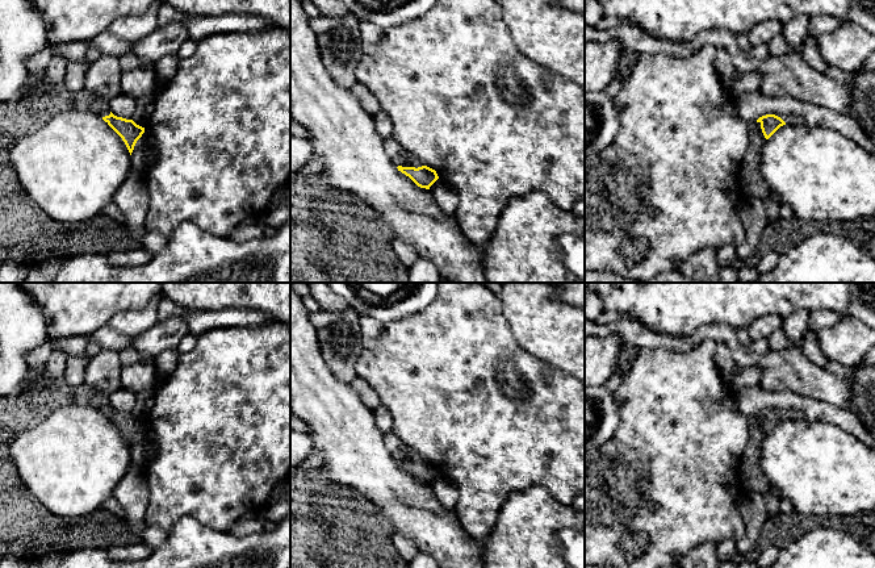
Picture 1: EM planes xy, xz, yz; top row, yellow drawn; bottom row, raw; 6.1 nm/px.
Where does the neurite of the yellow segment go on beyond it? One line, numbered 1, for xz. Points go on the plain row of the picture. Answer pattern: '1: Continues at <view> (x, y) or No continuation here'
1: Continues at xz (405, 454)

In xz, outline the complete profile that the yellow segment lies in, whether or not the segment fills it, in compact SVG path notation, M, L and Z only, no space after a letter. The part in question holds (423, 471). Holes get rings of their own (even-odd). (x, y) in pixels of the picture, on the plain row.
M399 446L392 452L392 456L398 465L409 471L420 483L430 484L439 473L435 464L424 460L420 454L406 446Z

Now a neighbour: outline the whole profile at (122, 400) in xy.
M120 388L108 394L108 401L114 410L131 414L135 408L137 394L125 388Z

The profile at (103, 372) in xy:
M101 348L89 362L84 384L108 396L121 388L122 364L114 350Z

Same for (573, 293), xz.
M550 283L556 289L554 297L573 306L585 309L585 283Z

